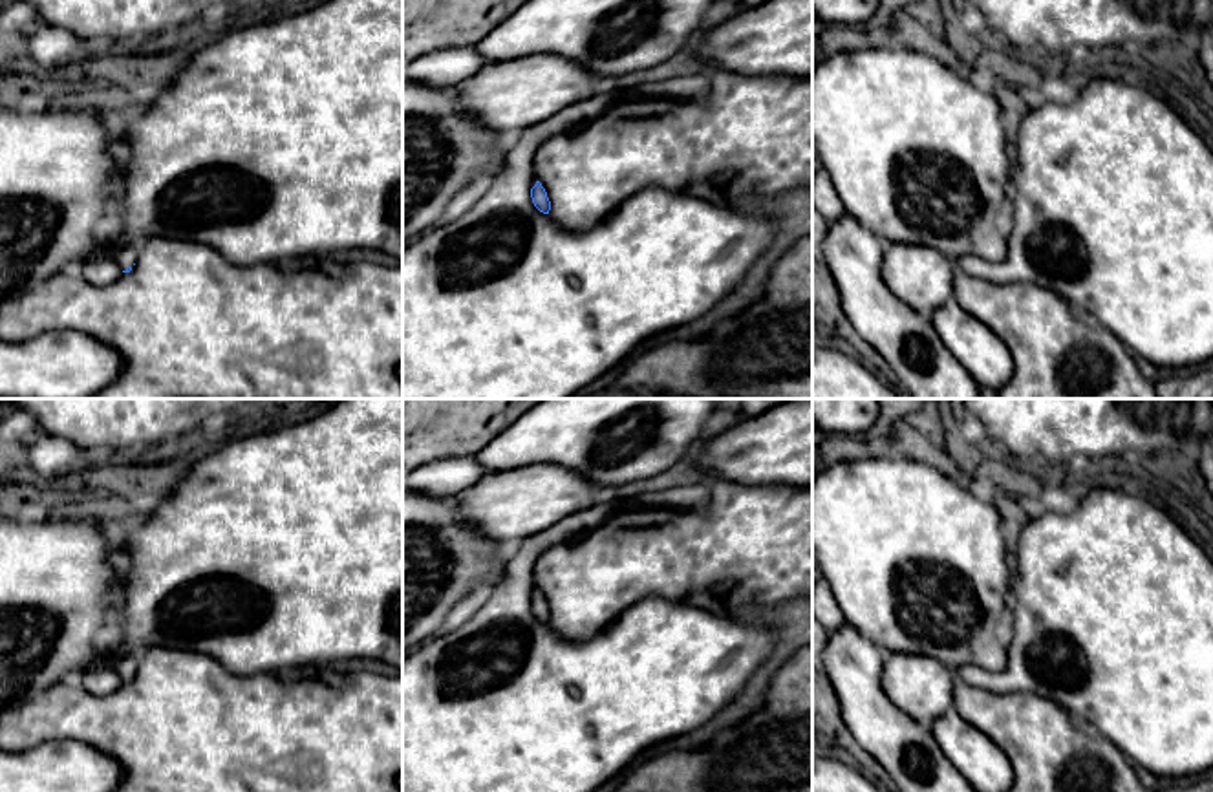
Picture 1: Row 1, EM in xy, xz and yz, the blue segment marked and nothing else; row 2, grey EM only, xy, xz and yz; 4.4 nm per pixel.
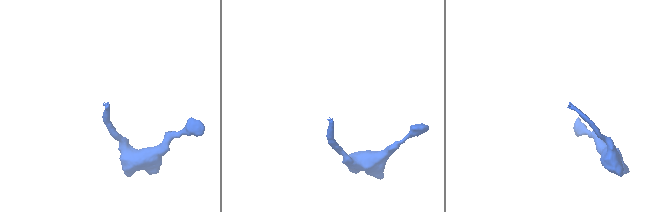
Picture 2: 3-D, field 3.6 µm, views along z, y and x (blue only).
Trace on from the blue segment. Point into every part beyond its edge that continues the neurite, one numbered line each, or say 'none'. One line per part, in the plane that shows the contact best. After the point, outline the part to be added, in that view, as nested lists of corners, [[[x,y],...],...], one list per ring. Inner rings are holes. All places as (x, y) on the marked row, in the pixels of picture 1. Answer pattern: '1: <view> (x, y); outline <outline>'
1: xy (59, 169); outline [[[0,106],[0,305],[108,249],[121,271],[134,267],[137,249],[113,245],[108,232],[119,168],[121,155],[97,113]]]

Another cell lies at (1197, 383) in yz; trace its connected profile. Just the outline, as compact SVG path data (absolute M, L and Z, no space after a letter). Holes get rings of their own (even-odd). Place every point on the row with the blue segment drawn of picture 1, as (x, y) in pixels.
M1213 360L1189 371L1171 371L1154 382L1158 399L1213 399Z

